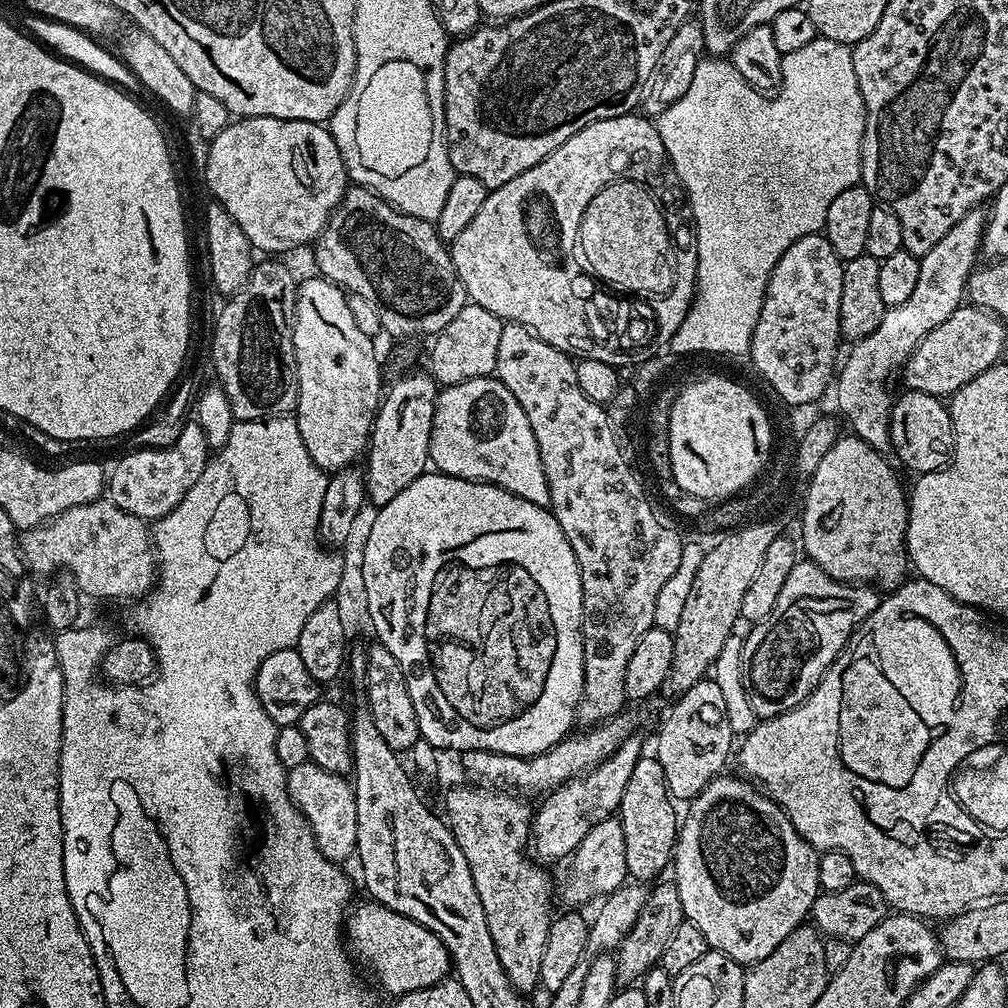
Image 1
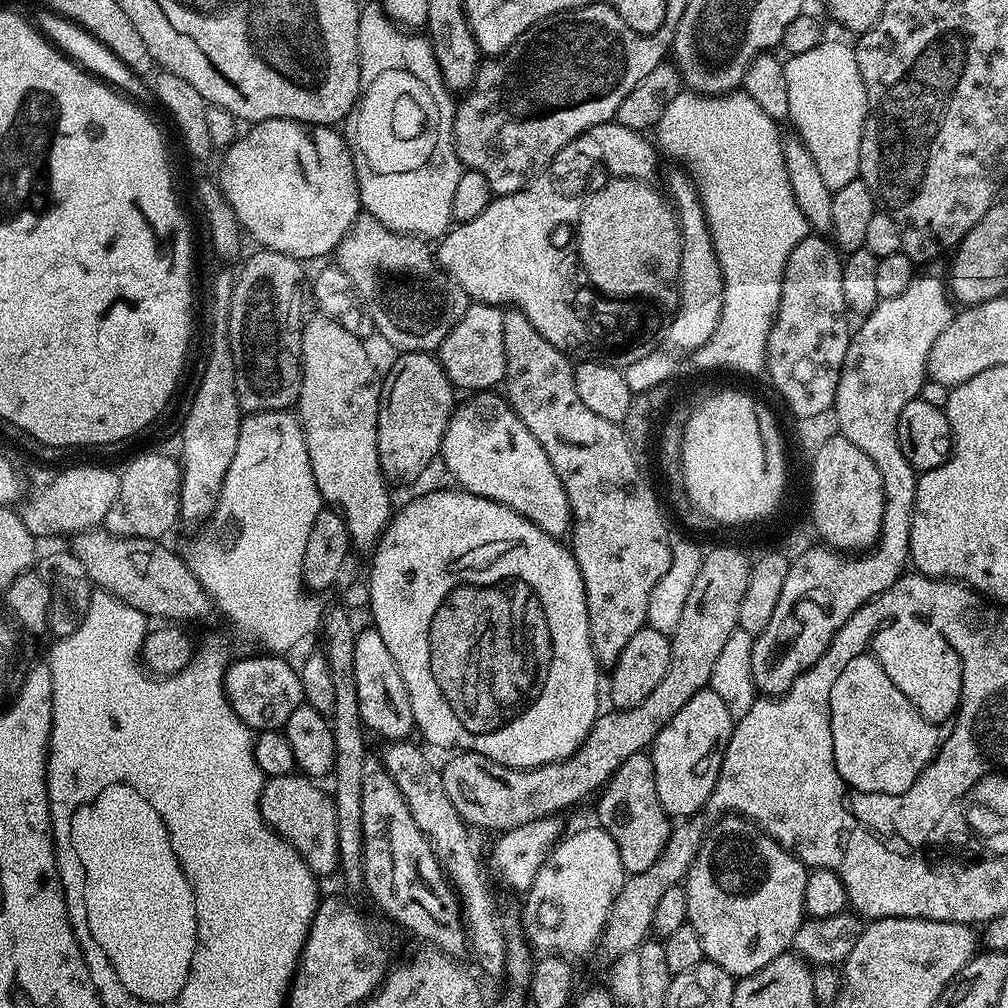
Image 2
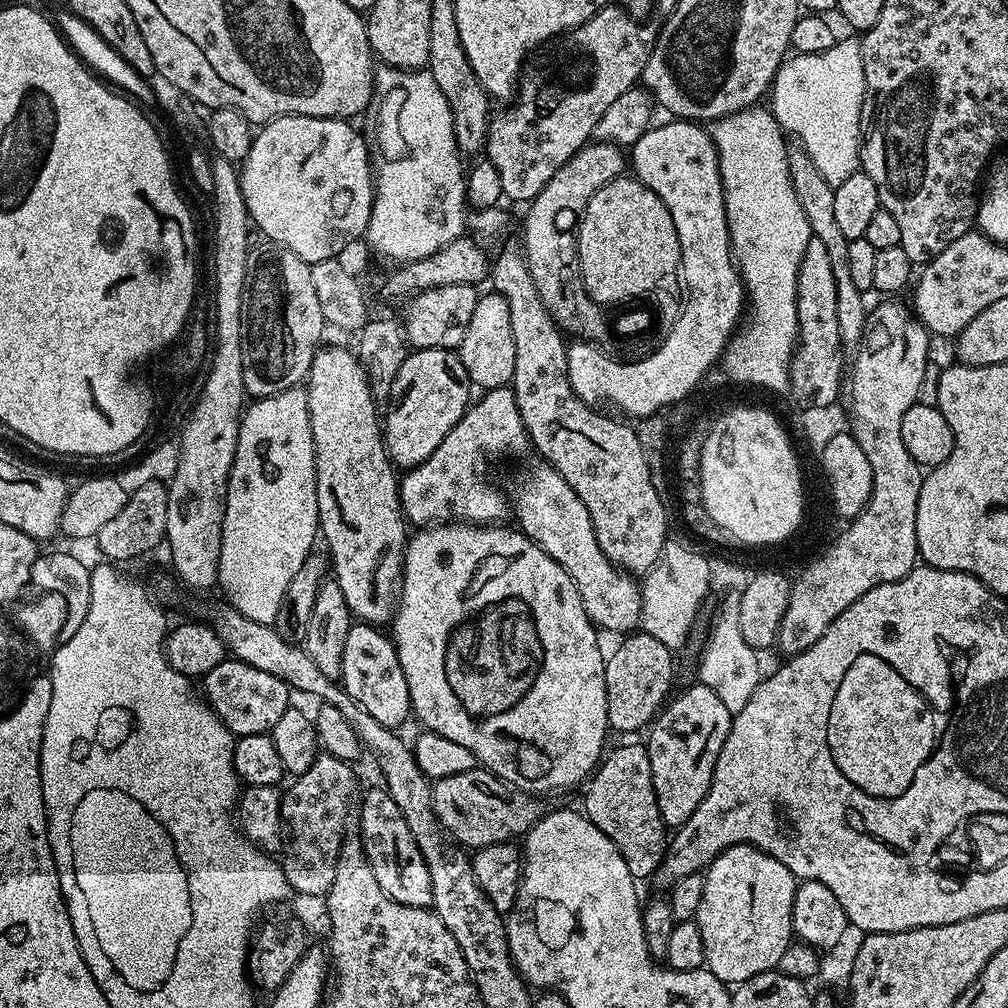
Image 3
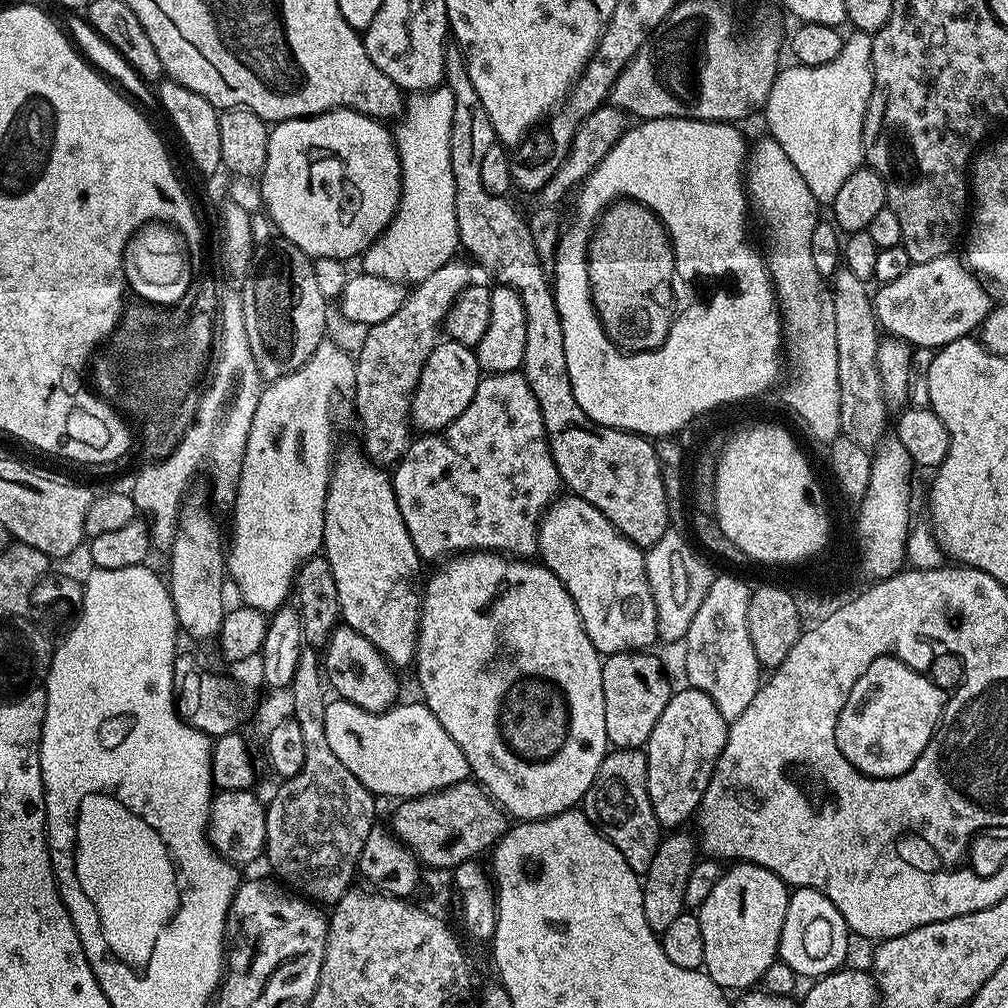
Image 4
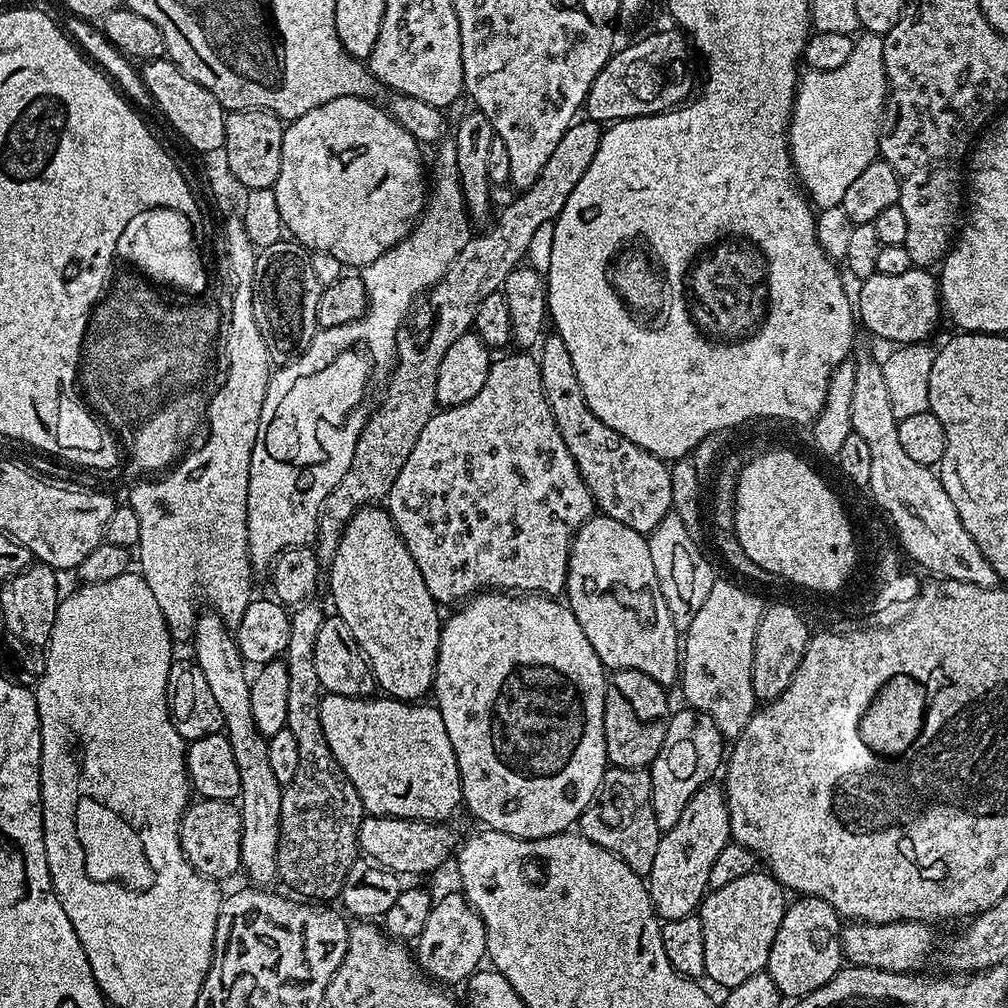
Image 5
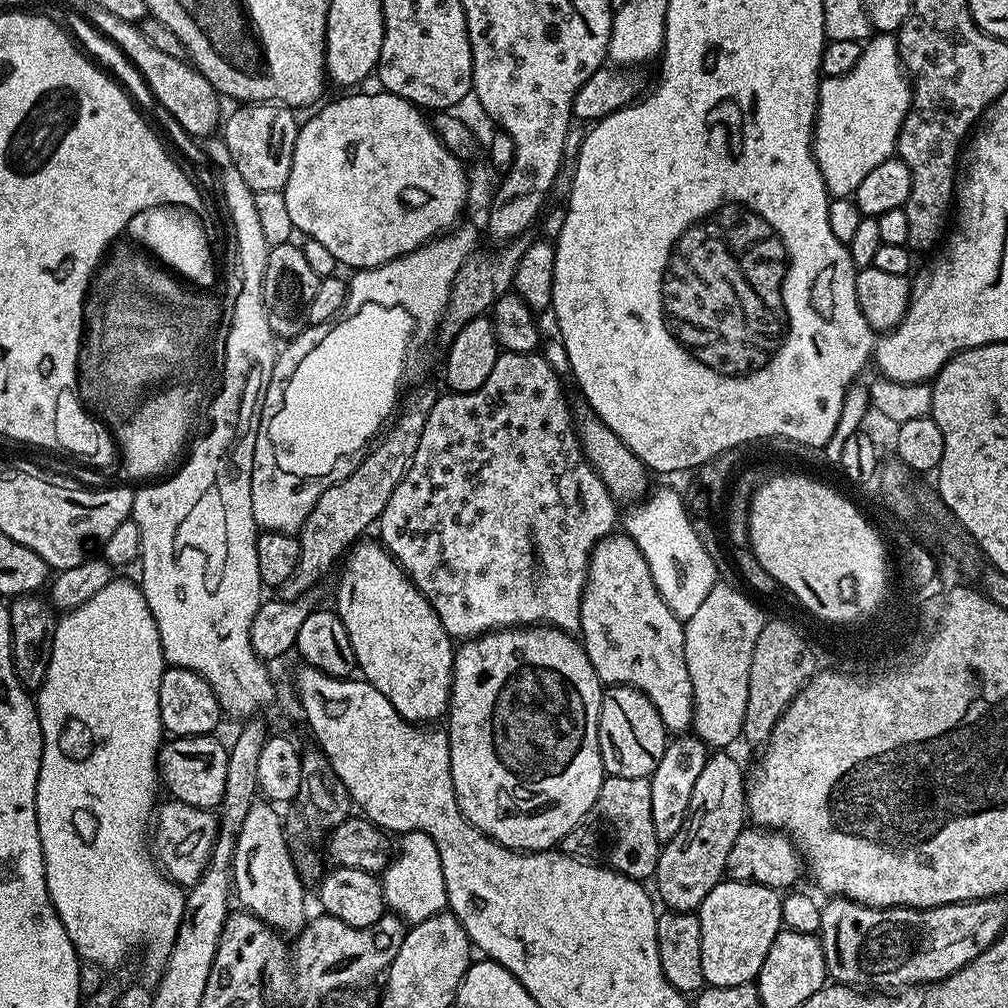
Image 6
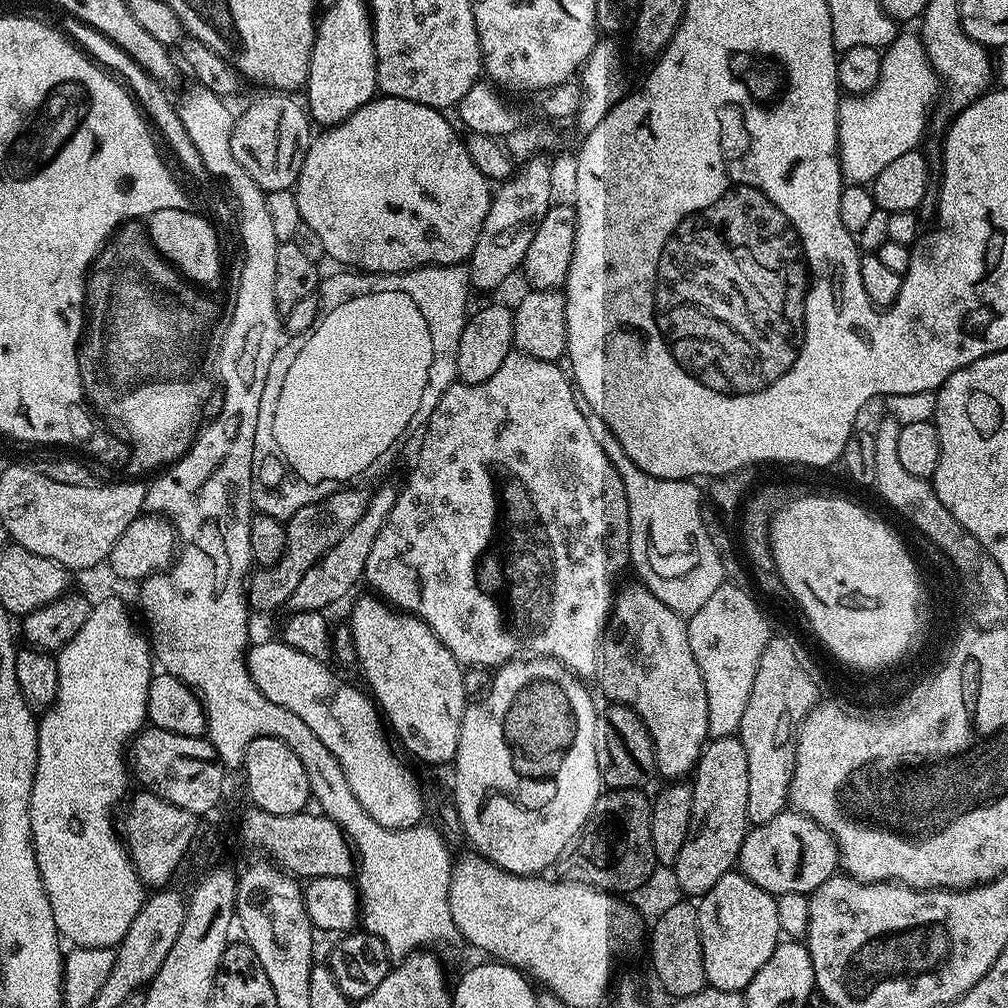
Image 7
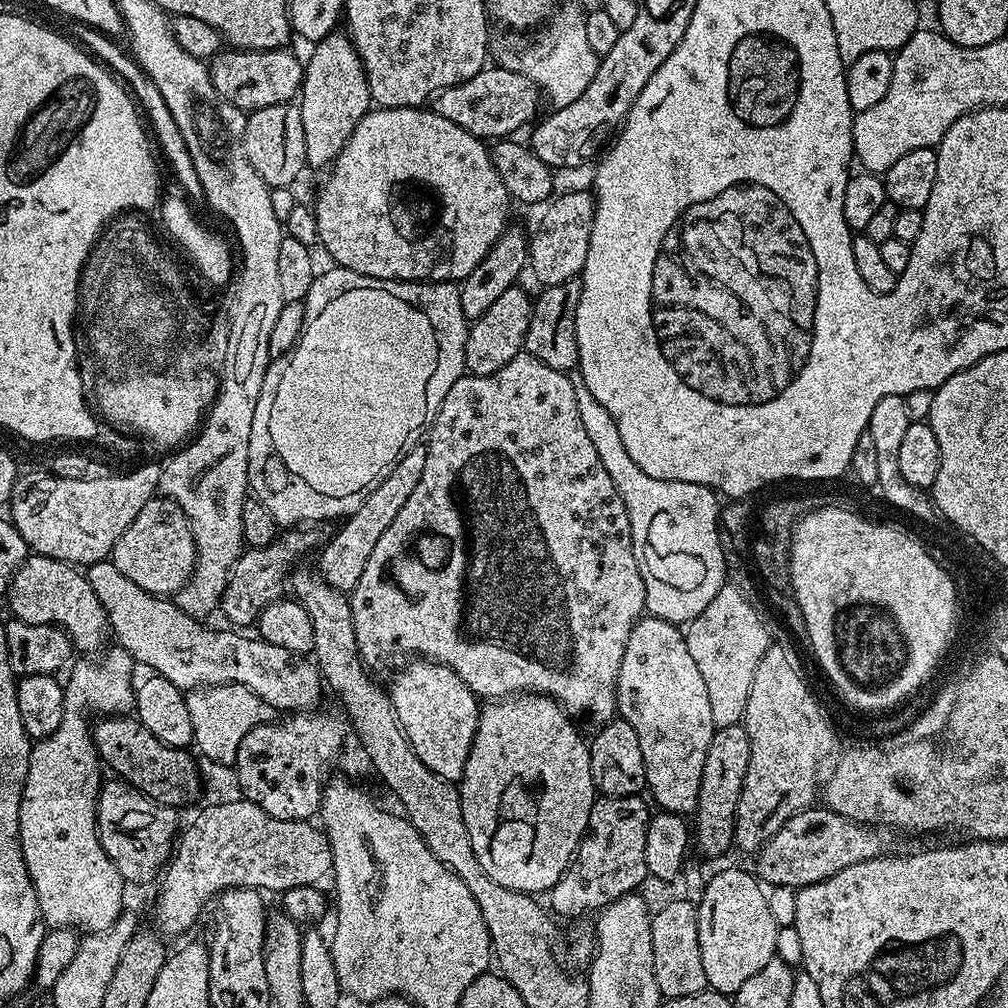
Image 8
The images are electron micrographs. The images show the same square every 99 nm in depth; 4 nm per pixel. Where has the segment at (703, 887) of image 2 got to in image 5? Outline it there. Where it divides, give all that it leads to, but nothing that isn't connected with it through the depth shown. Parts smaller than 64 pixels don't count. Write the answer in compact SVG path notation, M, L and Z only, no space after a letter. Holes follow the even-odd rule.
M764 870L750 874L742 874L742 878L734 878L734 882L726 882L726 886L713 888L705 895L698 915L702 922L702 938L706 938L706 970L704 976L714 983L721 984L724 990L738 986L738 982L746 982L750 974L758 974L768 967L770 946L774 942L774 934L778 934L778 926L782 926L786 907L786 889L776 881L776 877Z

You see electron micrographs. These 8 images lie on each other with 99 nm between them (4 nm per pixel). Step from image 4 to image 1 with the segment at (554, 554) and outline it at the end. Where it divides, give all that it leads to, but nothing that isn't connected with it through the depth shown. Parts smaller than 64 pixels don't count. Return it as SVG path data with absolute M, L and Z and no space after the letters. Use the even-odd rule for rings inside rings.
M495 375L470 378L437 391L428 459L435 471L445 472L447 476L497 484L510 494L518 494L518 498L526 498L527 503L534 502L545 509L550 505L550 486L546 486L546 470L542 470L542 456L538 454L534 430L530 430L530 418L526 418L526 410L518 406L518 398L514 398Z

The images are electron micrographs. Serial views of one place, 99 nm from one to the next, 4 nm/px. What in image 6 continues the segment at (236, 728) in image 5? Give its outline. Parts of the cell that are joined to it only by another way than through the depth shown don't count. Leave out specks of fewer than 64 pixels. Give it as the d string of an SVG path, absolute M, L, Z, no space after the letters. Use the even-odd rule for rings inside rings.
M257 799L250 806L250 812L246 814L242 822L242 831L238 834L238 846L234 846L234 858L232 859L232 882L234 885L235 899L240 899L239 907L245 912L251 912L268 925L269 928L281 933L296 934L303 929L306 923L304 916L304 887L305 881L301 879L297 865L292 860L290 836L286 831L286 824L280 821L277 805L263 799Z

